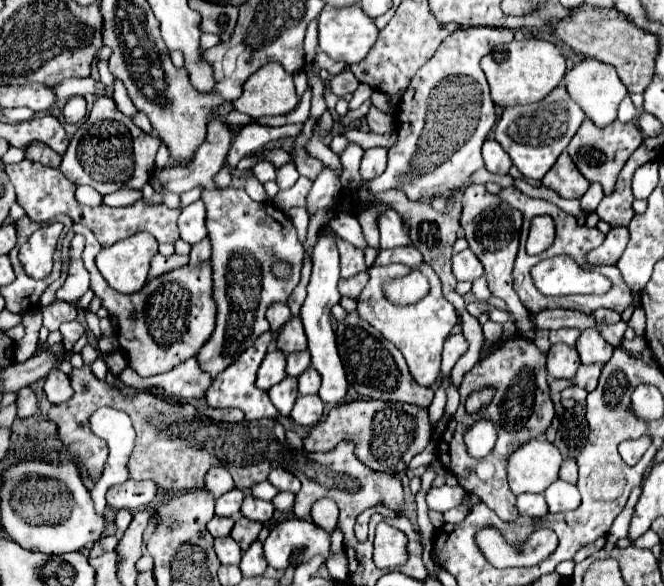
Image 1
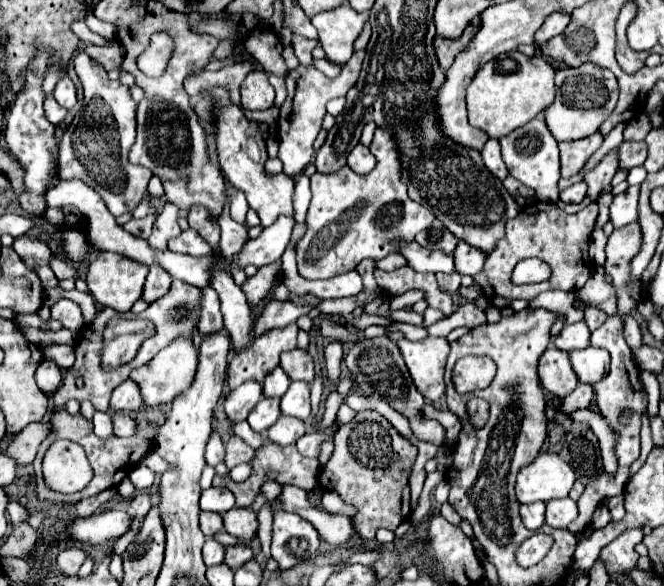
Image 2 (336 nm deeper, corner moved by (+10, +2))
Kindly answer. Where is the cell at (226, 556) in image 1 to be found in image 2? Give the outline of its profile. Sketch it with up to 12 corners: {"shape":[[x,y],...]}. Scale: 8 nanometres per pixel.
{"shape":[[208,537],[202,549],[204,563],[224,561],[224,545]]}

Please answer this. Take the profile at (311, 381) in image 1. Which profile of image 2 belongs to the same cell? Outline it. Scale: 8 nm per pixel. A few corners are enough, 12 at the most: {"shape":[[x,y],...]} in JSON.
{"shape":[[292,381],[280,401],[282,415],[308,421],[310,385]]}

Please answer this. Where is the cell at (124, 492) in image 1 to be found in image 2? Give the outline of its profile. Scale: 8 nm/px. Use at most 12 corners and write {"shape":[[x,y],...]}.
{"shape":[[116,489],[88,497],[76,503],[76,515],[88,517],[96,513]]}

